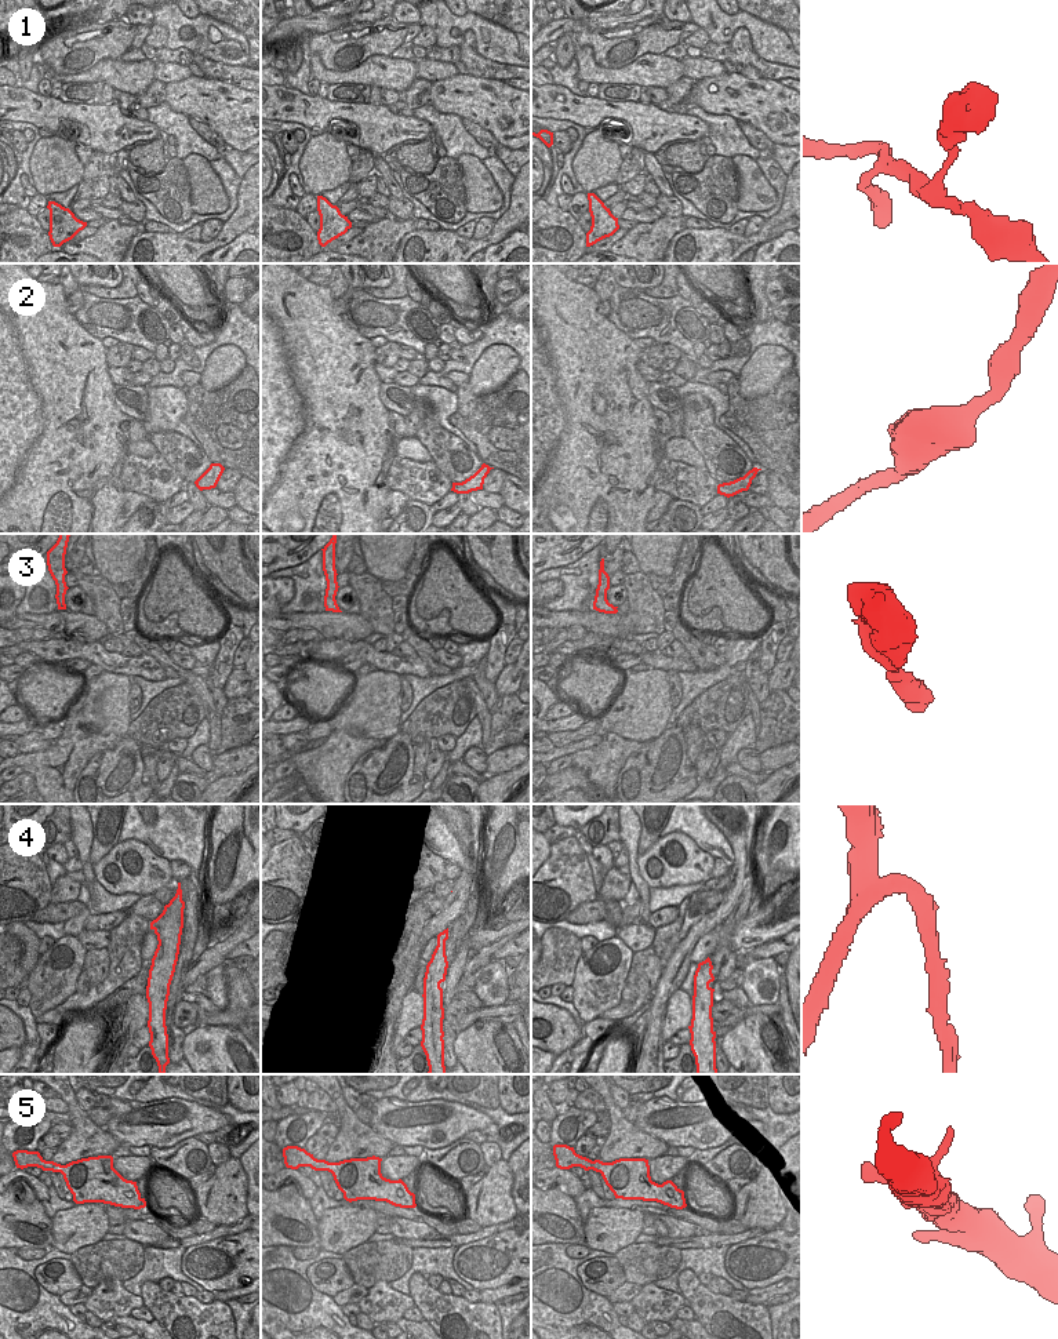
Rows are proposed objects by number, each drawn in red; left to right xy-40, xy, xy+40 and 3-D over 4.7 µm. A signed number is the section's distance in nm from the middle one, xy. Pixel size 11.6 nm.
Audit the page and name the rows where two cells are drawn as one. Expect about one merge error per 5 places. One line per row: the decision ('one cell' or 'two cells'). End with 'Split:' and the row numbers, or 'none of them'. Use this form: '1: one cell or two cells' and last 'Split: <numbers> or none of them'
1: one cell
2: one cell
3: one cell
4: one cell
5: one cell
Split: none of them

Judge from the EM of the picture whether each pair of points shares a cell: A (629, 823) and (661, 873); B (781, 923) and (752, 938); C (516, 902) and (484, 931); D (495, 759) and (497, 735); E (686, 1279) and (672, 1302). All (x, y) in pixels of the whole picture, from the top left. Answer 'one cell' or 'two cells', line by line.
A: two cells
B: one cell
C: one cell
D: two cells
E: two cells

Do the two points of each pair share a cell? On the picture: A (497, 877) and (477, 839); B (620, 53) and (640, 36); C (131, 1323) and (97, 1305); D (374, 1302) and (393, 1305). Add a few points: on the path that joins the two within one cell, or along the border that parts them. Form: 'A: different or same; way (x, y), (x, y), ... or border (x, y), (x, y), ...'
A: different; border (487, 819), (480, 869)
B: same; way (621, 47), (631, 37), (635, 37)
C: different; border (128, 1314), (112, 1317), (105, 1323)
D: same; way (378, 1305), (389, 1305)

